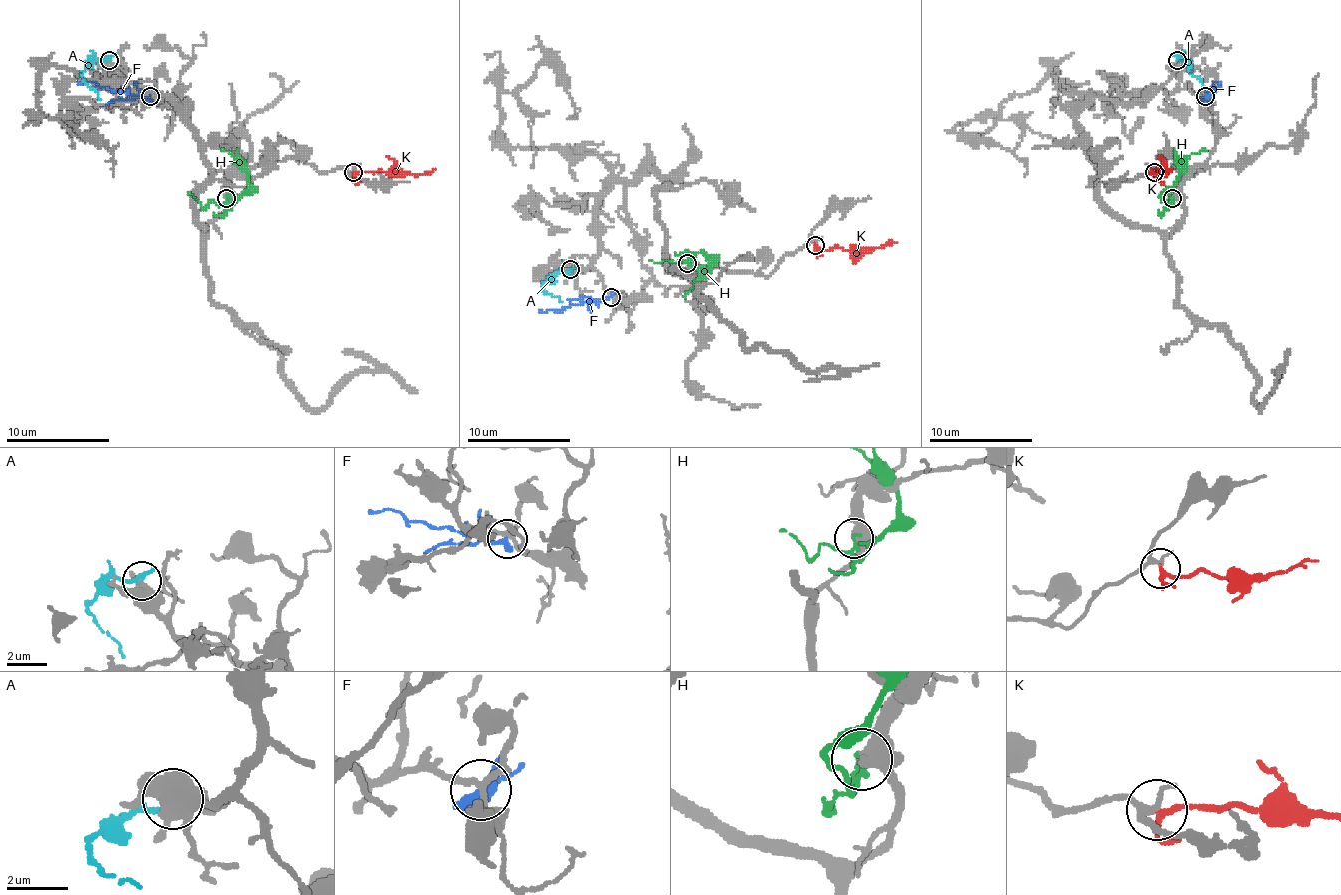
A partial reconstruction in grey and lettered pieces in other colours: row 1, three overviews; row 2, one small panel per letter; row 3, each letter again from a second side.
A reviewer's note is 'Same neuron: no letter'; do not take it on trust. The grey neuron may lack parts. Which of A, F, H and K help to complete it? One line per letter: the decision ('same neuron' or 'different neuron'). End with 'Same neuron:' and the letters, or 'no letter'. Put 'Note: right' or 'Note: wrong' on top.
Note: wrong
A: different neuron
F: different neuron
H: different neuron
K: same neuron
Same neuron: K

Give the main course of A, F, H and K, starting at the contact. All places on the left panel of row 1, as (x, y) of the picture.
A: (108, 61), (95, 58), (82, 74), (100, 99)
F: (149, 97), (131, 97), (93, 81), (77, 81)
H: (226, 197), (229, 207), (242, 197), (247, 184), (247, 169), (232, 153), (224, 151)
K: (353, 171), (430, 174), (435, 169)

